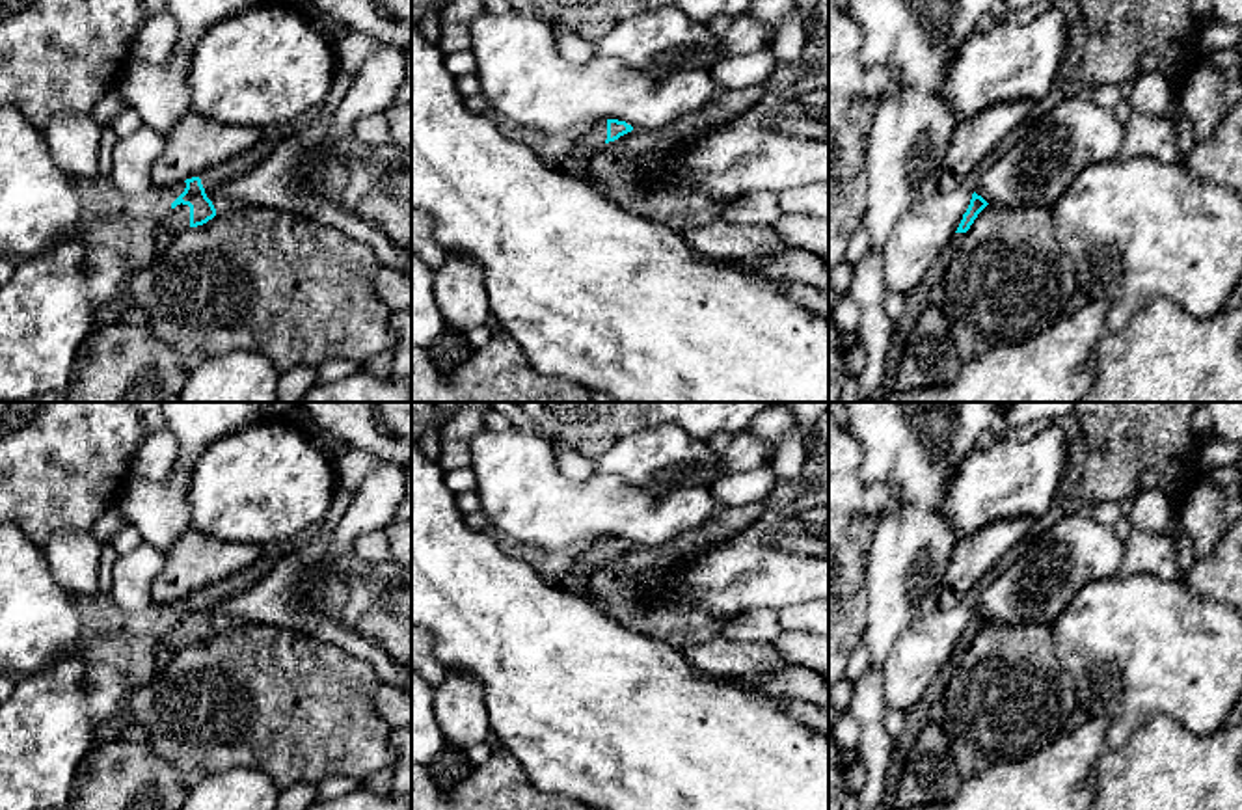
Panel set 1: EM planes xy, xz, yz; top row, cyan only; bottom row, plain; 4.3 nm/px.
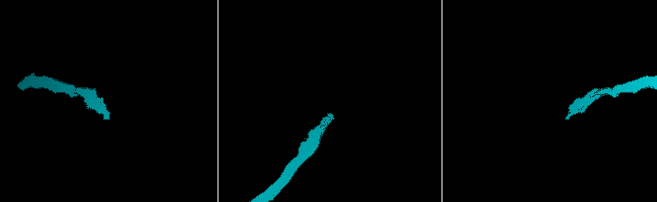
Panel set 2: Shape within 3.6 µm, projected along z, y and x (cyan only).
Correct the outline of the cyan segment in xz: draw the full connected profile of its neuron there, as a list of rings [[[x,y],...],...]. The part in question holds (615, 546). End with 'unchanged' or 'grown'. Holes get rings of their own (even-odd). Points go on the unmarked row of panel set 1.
[[[601,536],[583,546],[579,560],[562,575],[559,587],[570,594],[588,598],[588,575],[603,560],[631,549],[633,544],[618,536]]]; grown

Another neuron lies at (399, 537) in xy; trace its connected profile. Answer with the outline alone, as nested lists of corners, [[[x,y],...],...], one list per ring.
[[[391,520],[384,533],[389,538],[391,559],[412,568],[412,520]]]

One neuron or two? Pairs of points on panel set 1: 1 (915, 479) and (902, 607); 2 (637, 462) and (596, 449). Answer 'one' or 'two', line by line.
1: one
2: two

